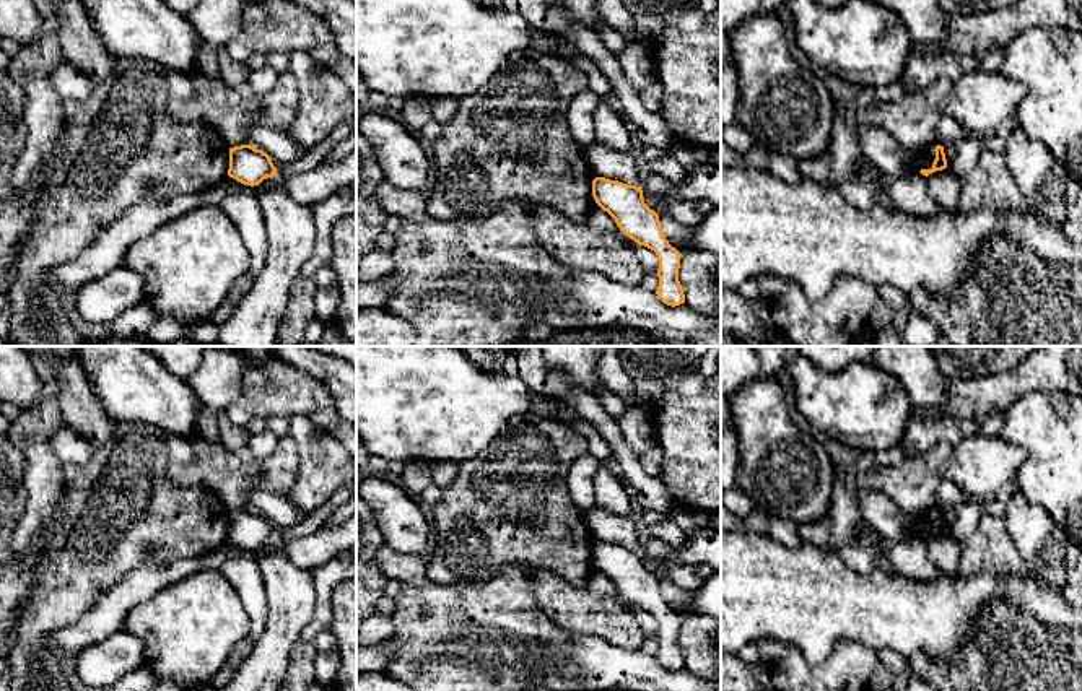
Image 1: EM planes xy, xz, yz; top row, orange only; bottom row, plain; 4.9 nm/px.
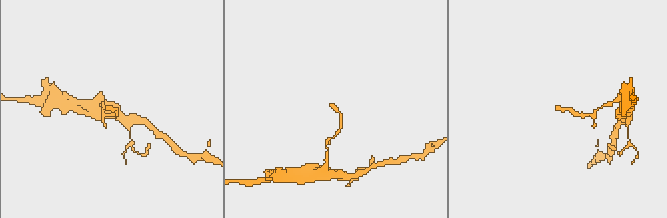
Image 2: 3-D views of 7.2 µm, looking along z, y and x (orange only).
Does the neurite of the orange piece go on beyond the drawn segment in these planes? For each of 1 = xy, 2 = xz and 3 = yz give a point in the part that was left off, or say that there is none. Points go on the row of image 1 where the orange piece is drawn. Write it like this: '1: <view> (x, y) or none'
1: none
2: none
3: none

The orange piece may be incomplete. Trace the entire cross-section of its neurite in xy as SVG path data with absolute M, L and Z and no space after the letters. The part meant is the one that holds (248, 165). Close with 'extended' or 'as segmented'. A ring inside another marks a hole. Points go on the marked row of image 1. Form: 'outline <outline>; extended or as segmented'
outline M251 145L229 148L228 176L244 185L259 185L264 179L275 176L275 166L267 153Z; as segmented

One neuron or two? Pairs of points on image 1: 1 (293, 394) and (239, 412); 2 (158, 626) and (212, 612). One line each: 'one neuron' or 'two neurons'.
1: one neuron
2: one neuron

